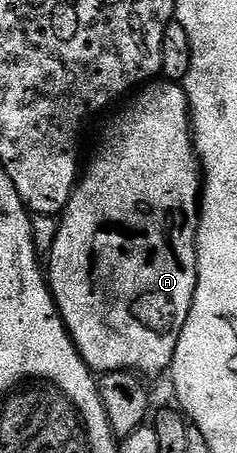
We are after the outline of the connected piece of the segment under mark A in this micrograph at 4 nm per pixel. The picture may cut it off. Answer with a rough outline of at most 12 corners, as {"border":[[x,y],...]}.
{"border":[[152,82],[83,169],[46,279],[93,373],[160,376],[202,169]]}

